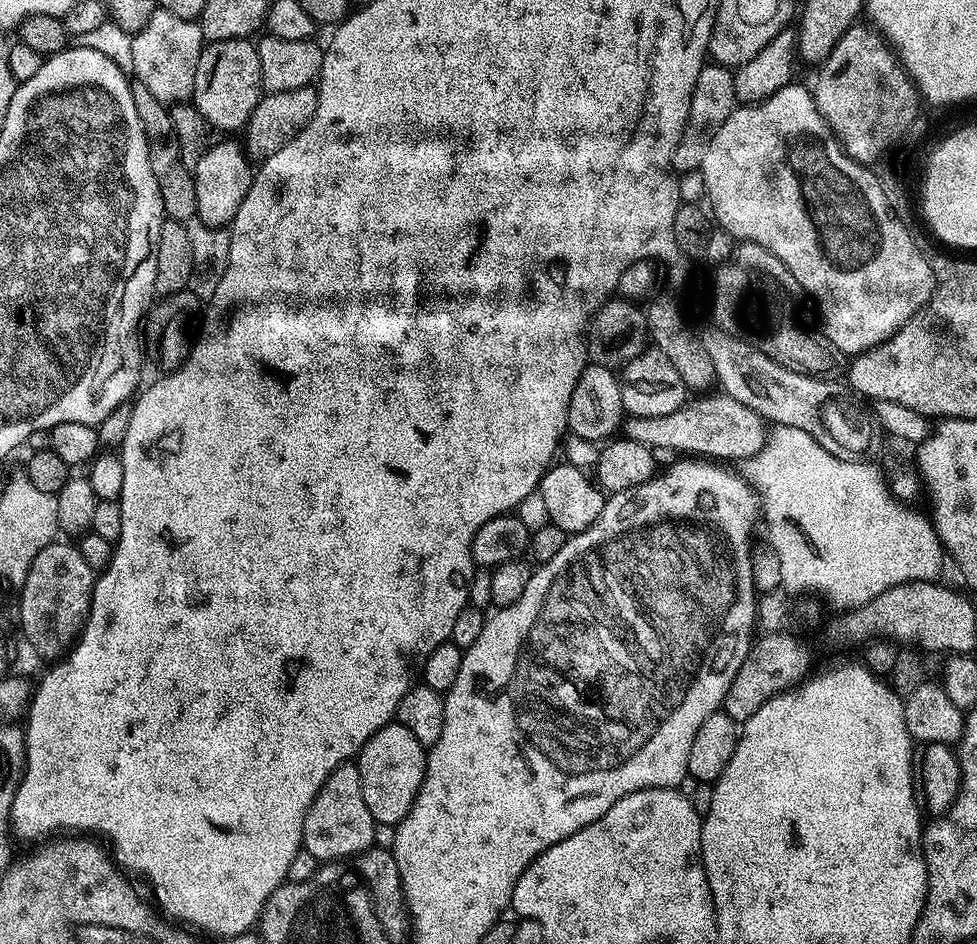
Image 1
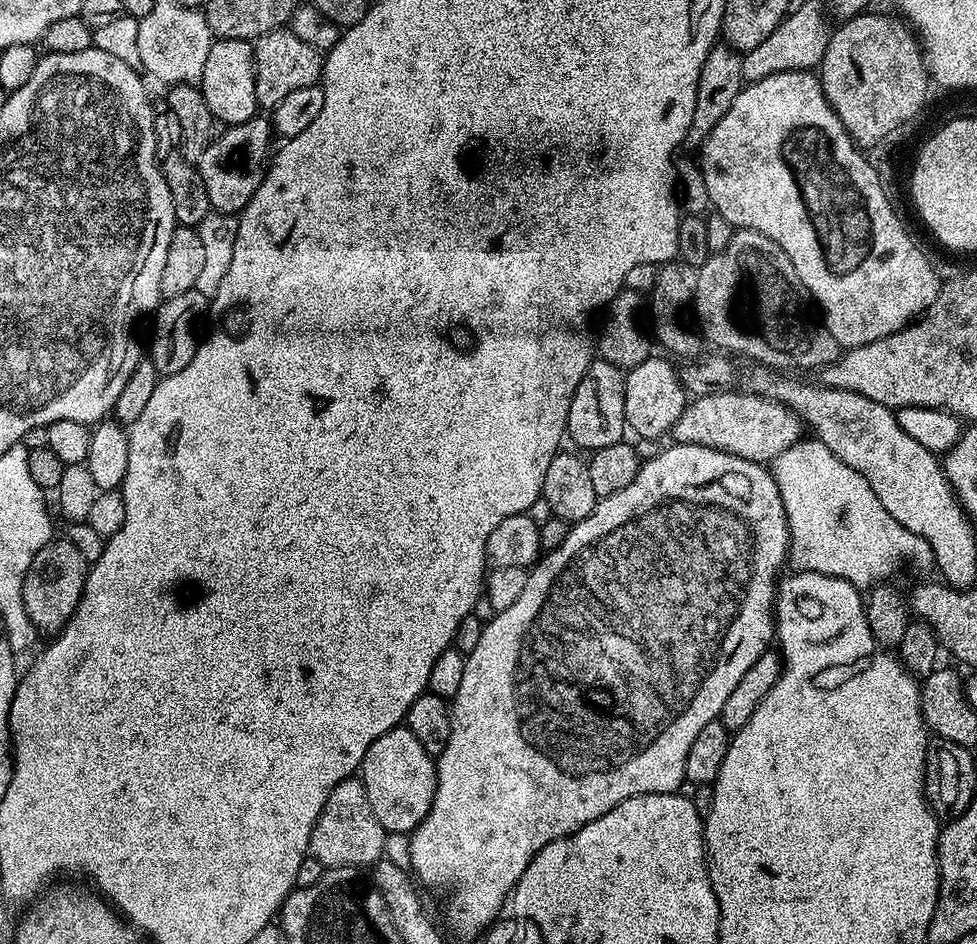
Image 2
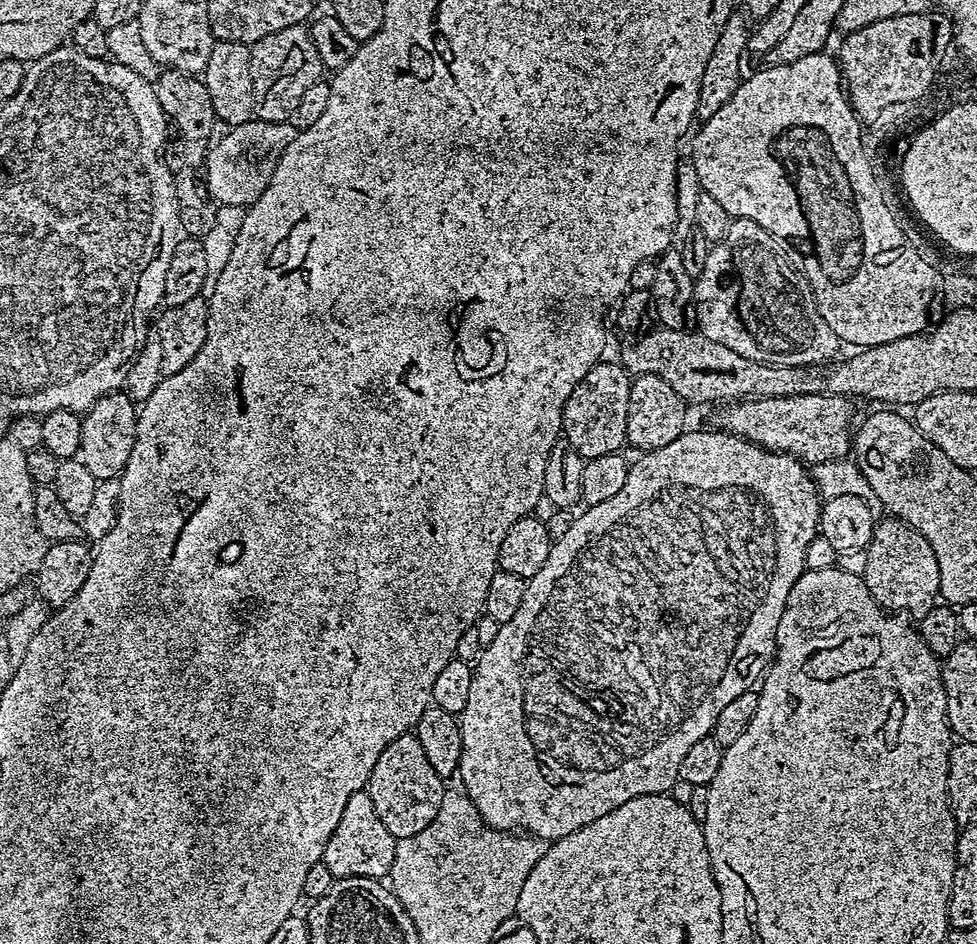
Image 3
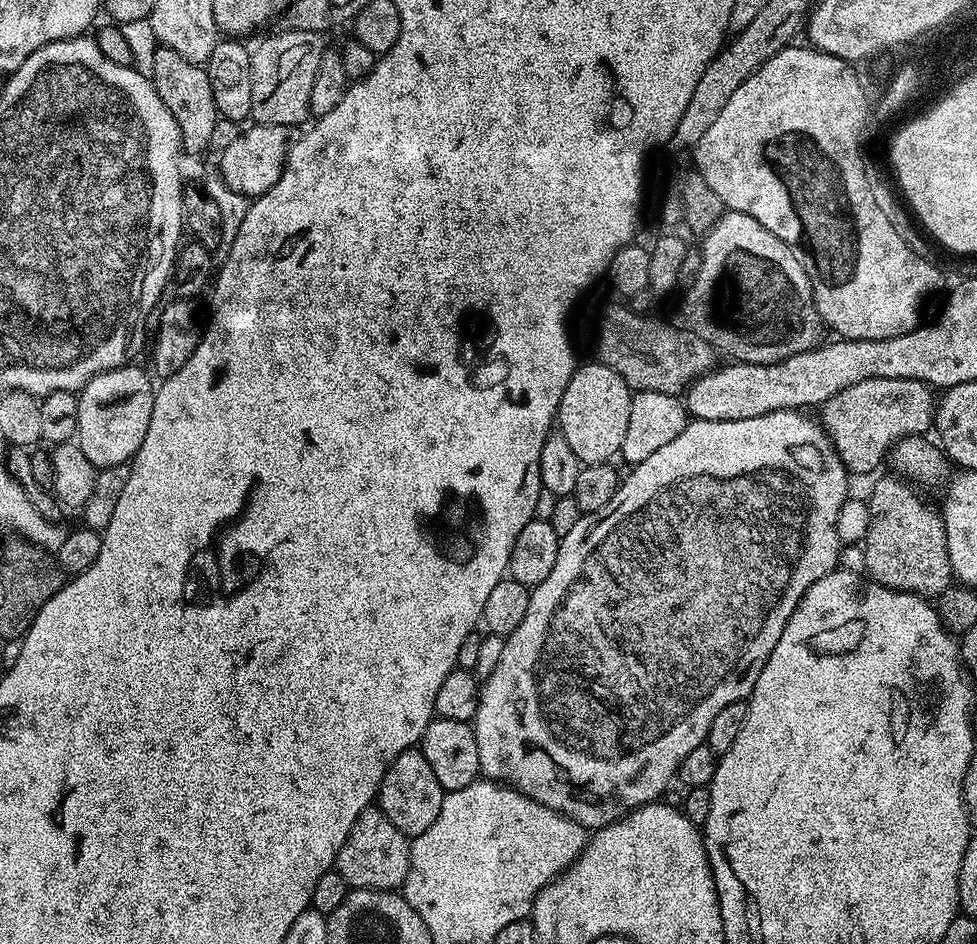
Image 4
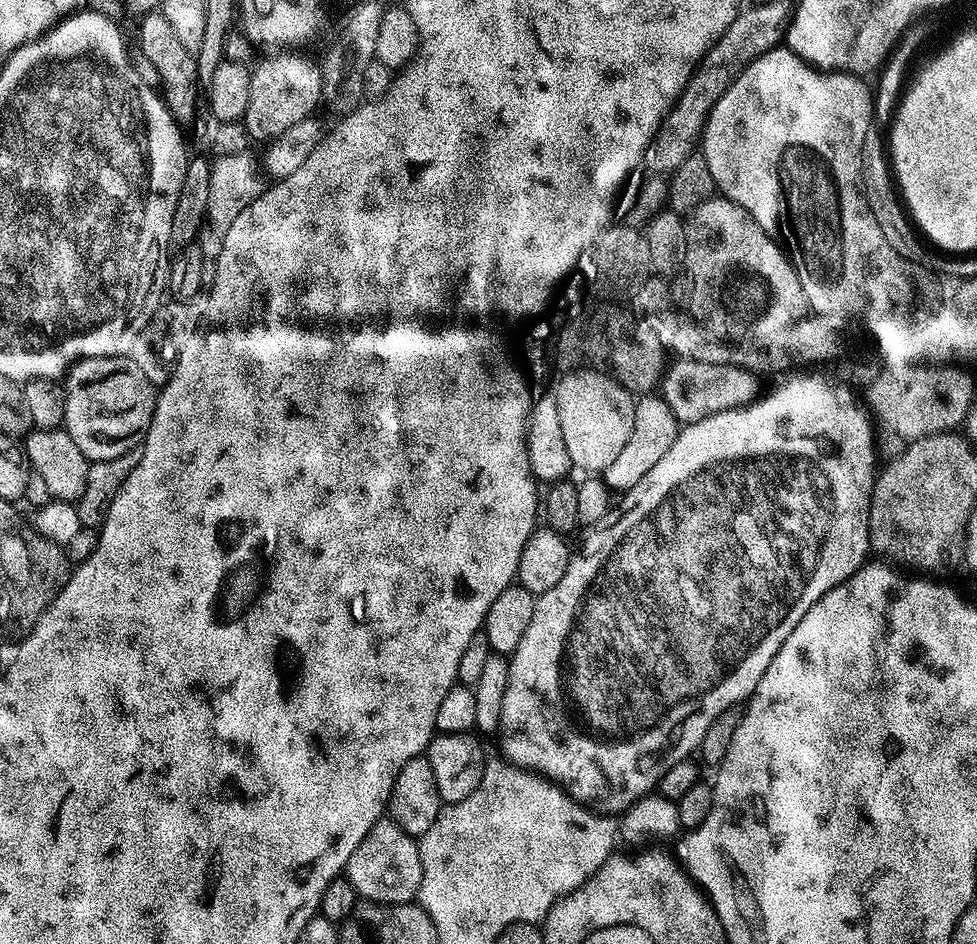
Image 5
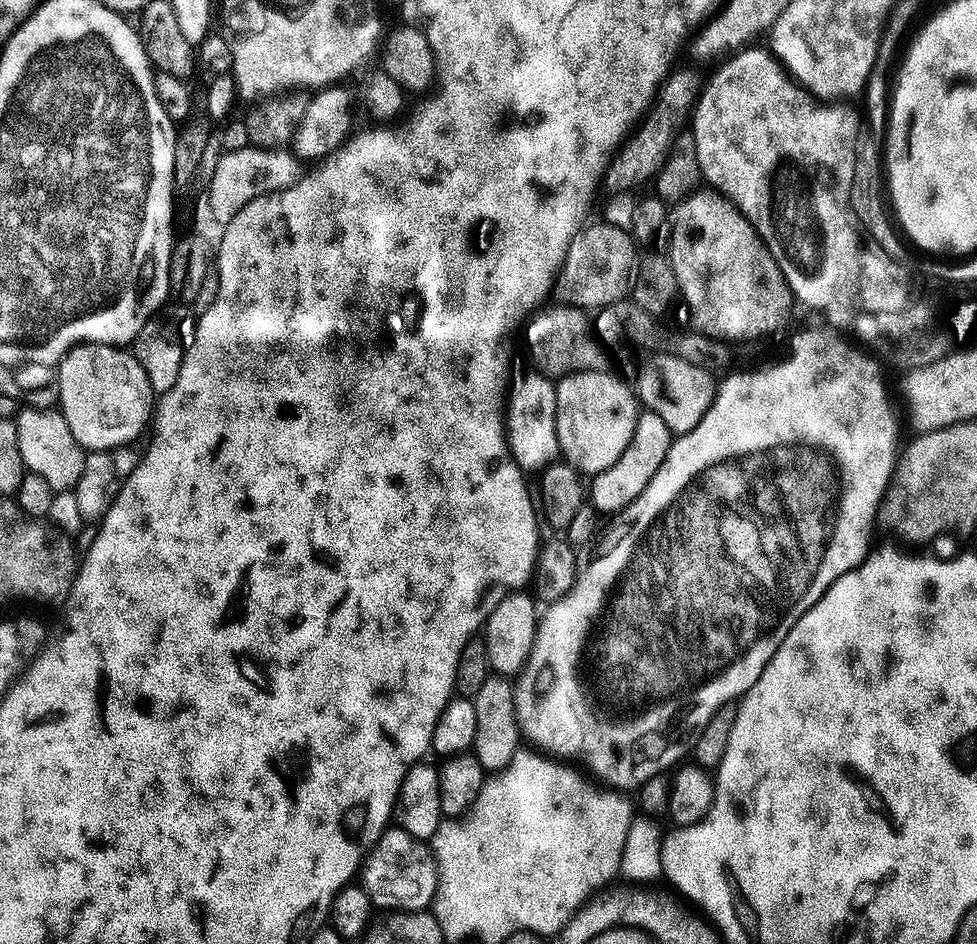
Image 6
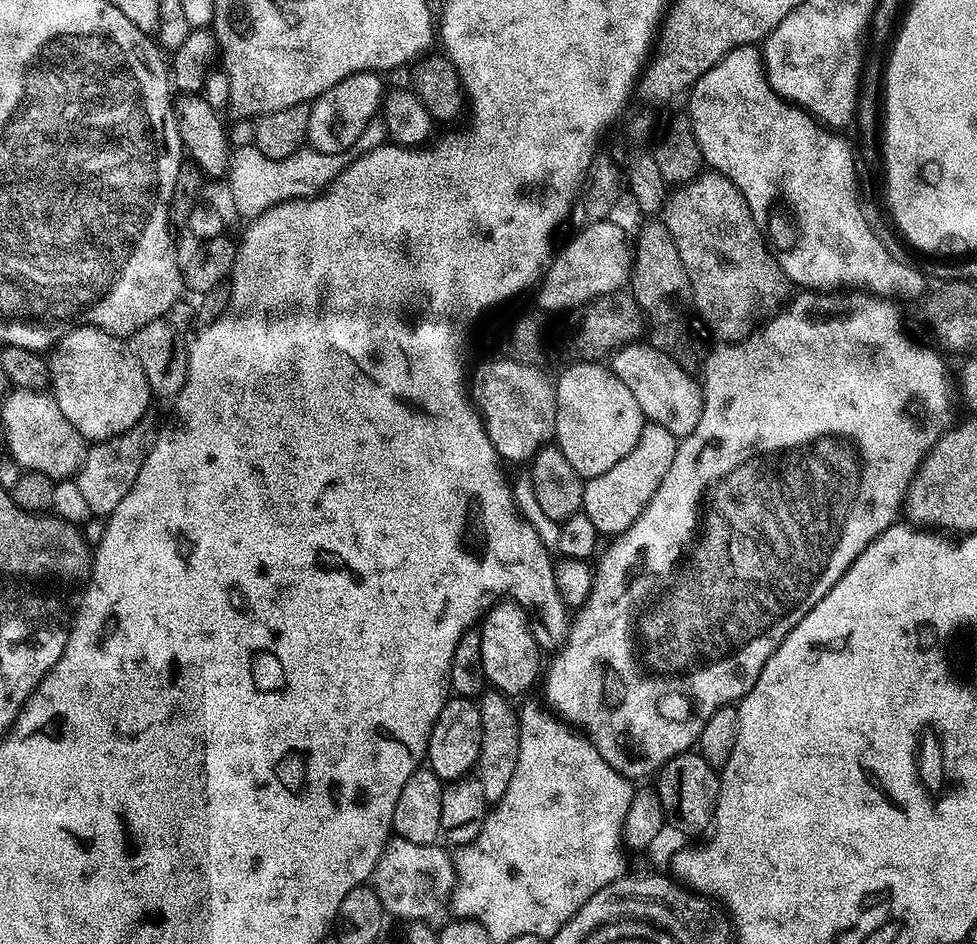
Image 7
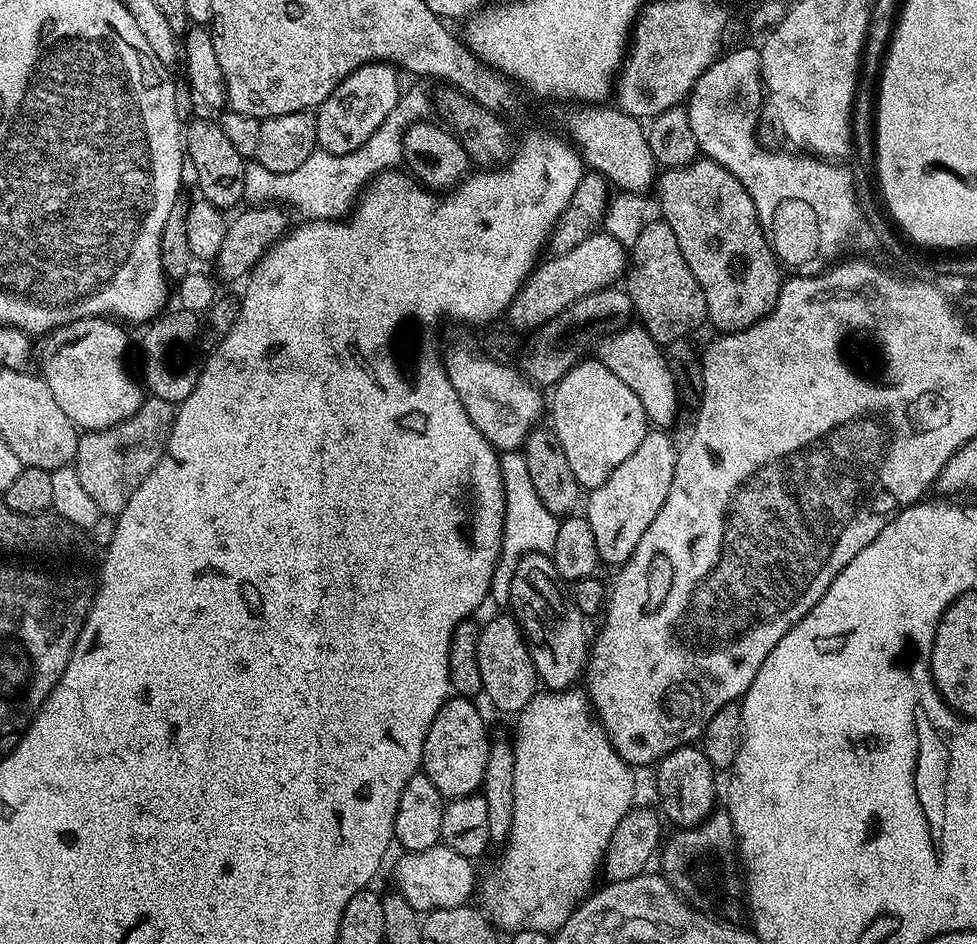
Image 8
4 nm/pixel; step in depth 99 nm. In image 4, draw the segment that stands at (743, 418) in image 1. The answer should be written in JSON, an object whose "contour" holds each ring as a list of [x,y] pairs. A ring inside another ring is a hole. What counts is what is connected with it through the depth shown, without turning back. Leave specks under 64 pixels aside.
{"contour":[[[866,378],[866,382],[854,382],[854,386],[846,386],[834,398],[822,405],[822,423],[824,431],[832,437],[832,445],[843,461],[849,473],[864,476],[872,472],[880,463],[885,462],[900,440],[908,436],[924,436],[933,427],[936,419],[937,397],[933,389],[920,380],[903,380],[902,378]]]}

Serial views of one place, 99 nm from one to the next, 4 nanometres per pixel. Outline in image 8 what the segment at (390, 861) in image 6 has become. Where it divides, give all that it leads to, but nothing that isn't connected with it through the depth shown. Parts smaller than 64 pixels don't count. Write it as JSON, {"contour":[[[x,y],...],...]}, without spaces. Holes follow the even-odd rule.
{"contour":[[[442,842],[430,850],[404,852],[396,864],[395,891],[404,896],[420,914],[427,914],[439,908],[463,908],[469,903],[476,888],[476,872],[469,857],[450,850]]]}

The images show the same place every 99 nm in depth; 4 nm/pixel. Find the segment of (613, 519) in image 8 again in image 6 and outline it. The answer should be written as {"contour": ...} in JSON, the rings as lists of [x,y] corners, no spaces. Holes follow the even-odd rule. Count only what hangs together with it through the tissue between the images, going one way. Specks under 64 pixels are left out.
{"contour":[[[644,410],[636,417],[634,426],[634,438],[630,438],[630,446],[622,450],[622,458],[614,462],[606,470],[602,470],[590,480],[590,504],[597,513],[615,514],[623,510],[627,504],[634,502],[638,494],[642,492],[650,482],[650,478],[658,472],[658,466],[666,458],[674,439],[674,434],[662,422],[662,418],[656,412]]]}

